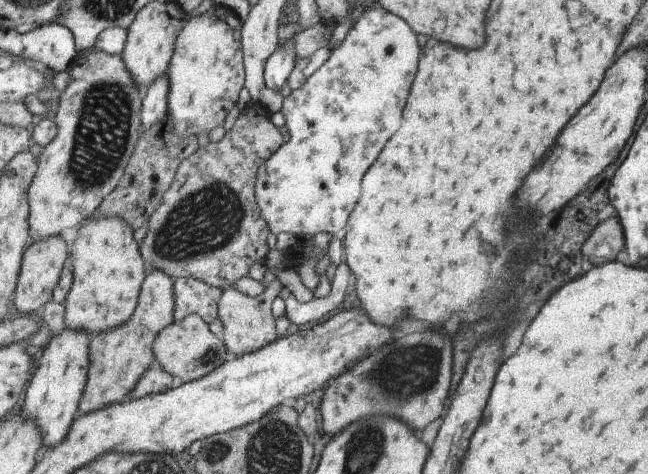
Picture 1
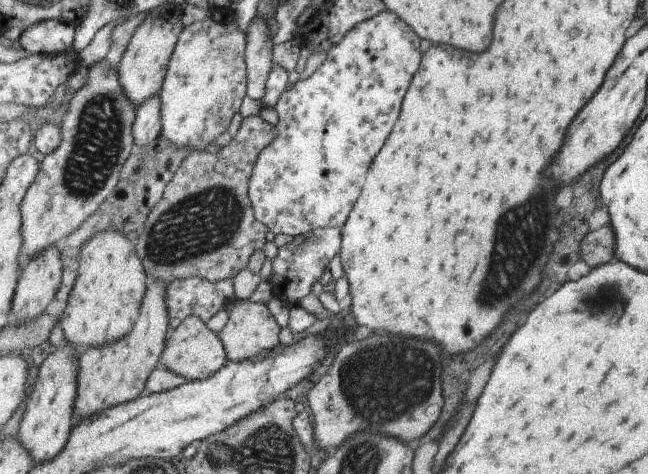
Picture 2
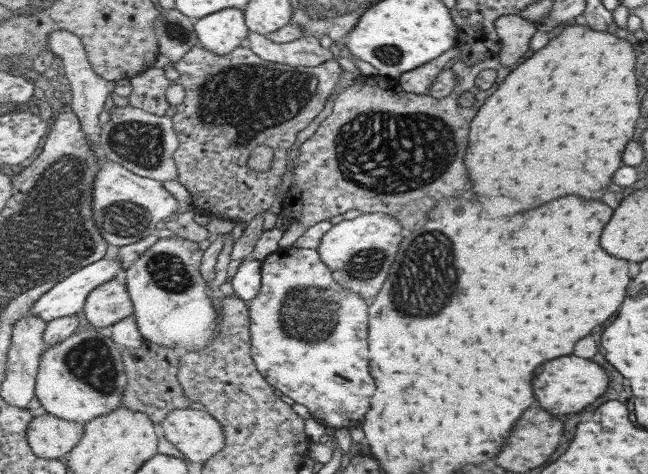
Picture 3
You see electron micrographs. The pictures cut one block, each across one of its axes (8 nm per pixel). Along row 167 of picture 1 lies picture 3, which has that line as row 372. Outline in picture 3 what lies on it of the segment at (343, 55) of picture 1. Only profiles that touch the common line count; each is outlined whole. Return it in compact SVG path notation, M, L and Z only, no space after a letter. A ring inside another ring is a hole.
M294 246L280 248L263 261L262 273L261 292L257 298L248 302L251 311L253 355L259 371L267 377L278 393L287 395L294 402L306 406L310 414L326 427L331 426L336 430L361 427L367 418L371 404L373 404L373 394L377 390L375 378L371 376L371 364L369 364L369 301L361 293L346 289L342 284L339 284L339 281L335 280L333 269L323 262L321 253L317 249L295 248Z

